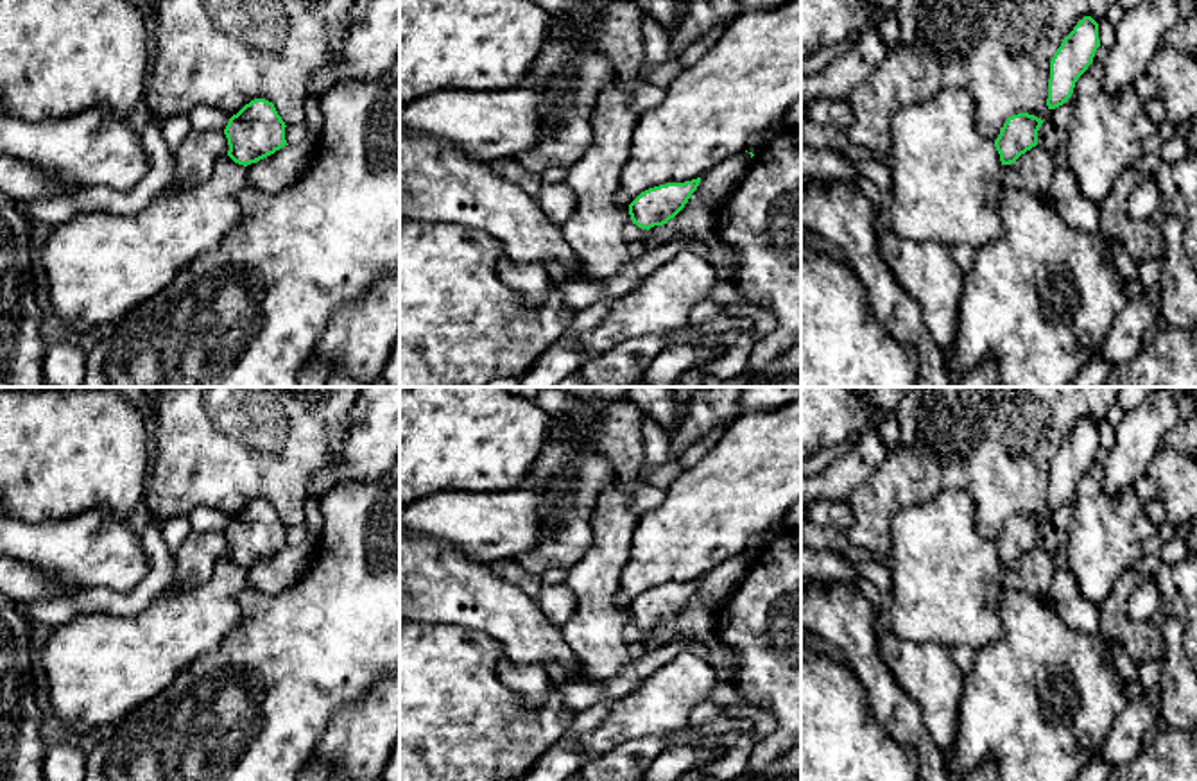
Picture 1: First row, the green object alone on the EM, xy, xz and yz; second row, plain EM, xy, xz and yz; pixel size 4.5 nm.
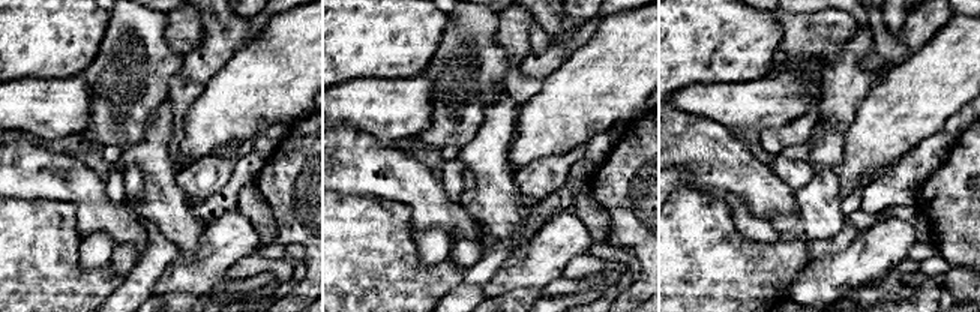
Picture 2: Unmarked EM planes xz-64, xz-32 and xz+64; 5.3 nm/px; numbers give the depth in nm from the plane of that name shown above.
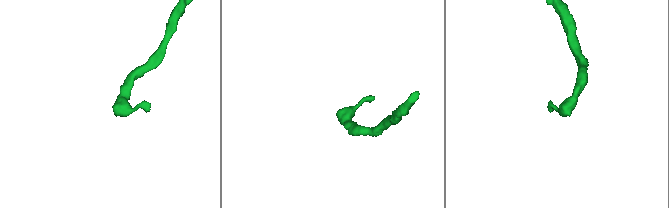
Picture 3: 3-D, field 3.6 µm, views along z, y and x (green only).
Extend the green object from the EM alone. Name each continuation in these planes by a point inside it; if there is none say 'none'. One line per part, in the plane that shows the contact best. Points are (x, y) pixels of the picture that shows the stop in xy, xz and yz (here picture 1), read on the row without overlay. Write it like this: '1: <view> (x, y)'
1: xz (633, 635)

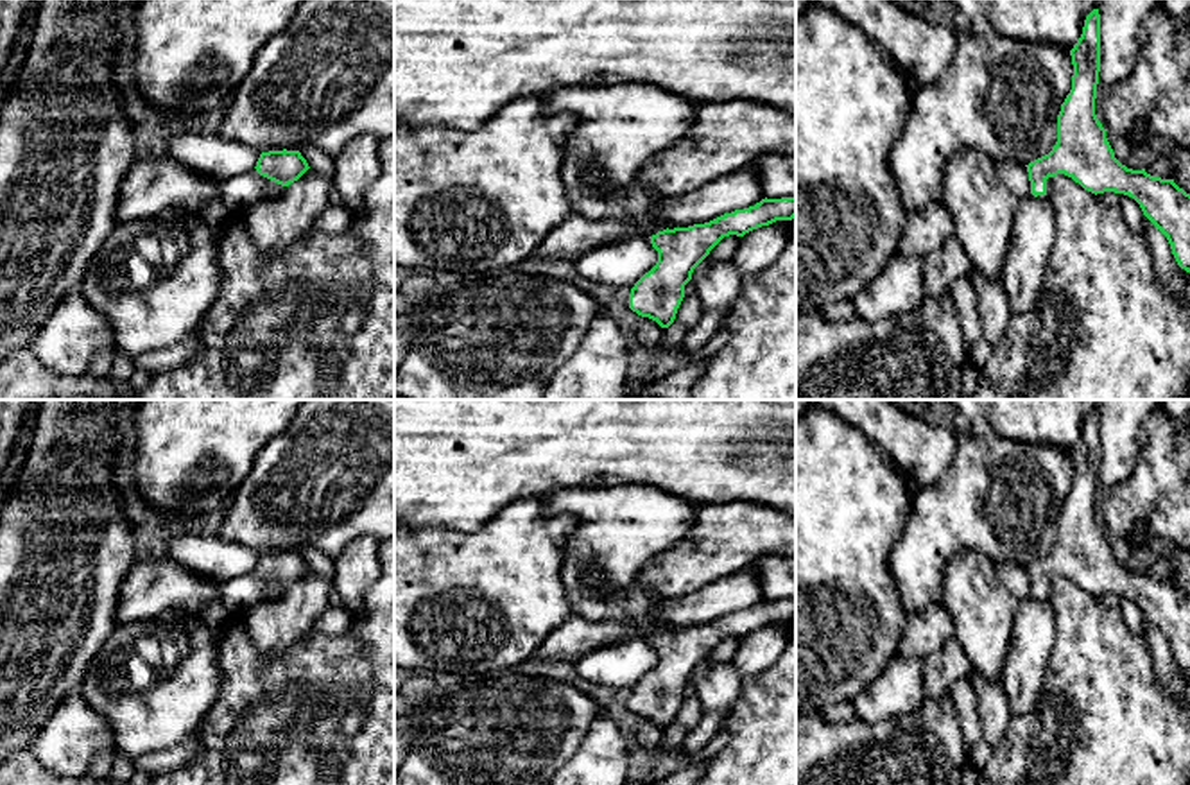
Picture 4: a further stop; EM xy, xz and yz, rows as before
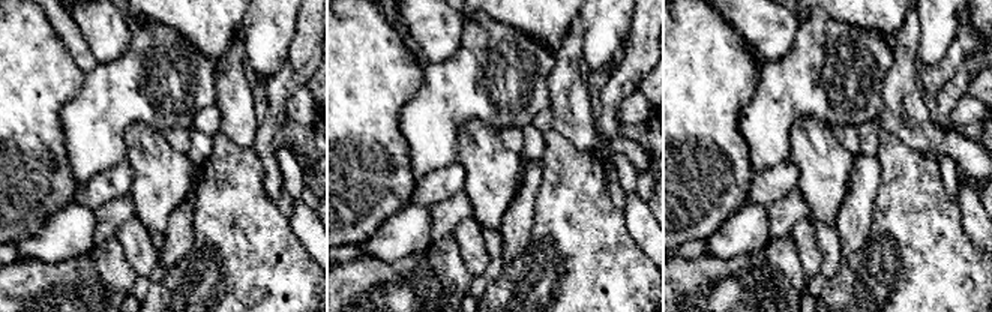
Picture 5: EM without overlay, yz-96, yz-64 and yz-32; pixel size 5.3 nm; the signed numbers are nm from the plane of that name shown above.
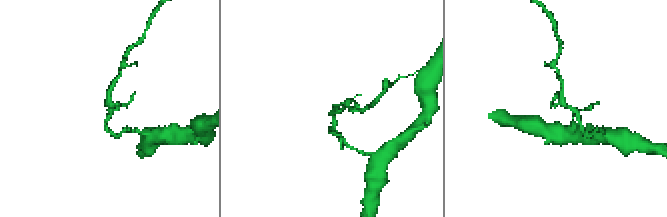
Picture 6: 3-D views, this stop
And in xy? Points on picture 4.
1: xy (241, 594)

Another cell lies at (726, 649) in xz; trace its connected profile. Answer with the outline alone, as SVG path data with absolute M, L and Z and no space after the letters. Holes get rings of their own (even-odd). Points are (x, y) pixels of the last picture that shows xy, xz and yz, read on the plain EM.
M737 636L724 638L724 640L710 652L708 658L710 658L711 661L733 661L738 647L740 647L740 638L737 638Z

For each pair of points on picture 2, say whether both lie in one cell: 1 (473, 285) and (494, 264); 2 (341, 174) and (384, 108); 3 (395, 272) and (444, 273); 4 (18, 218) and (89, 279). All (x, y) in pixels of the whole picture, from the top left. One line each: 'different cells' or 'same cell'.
1: same cell
2: different cells
3: same cell
4: same cell

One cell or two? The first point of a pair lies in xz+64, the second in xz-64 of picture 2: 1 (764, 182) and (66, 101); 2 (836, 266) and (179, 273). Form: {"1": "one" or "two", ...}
{"1": "two", "2": "one"}

